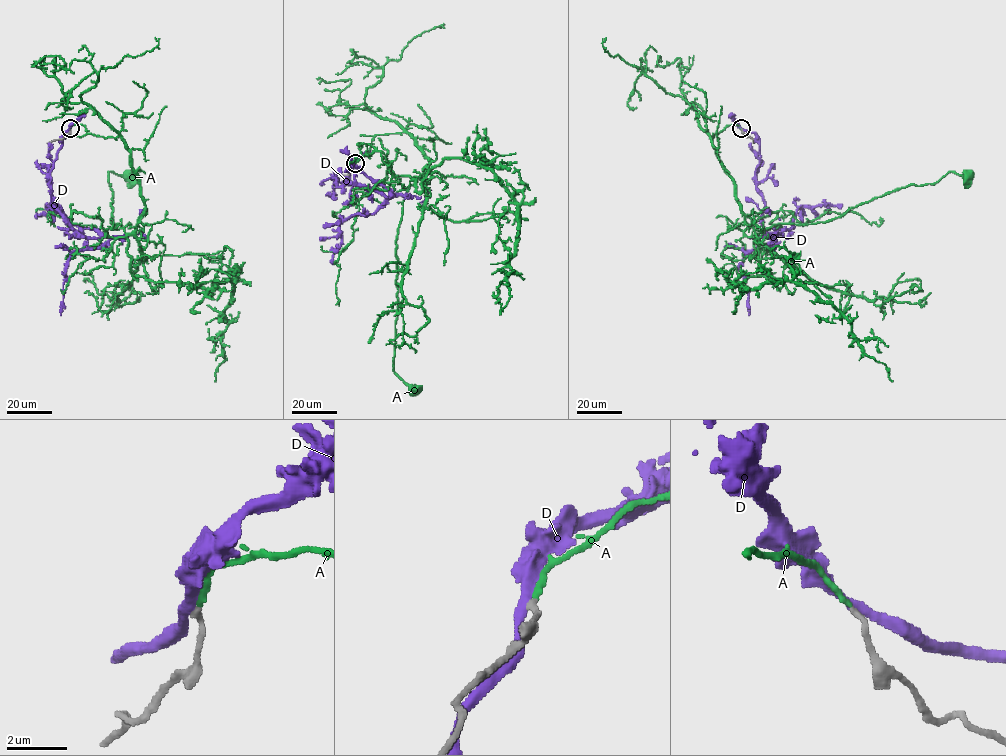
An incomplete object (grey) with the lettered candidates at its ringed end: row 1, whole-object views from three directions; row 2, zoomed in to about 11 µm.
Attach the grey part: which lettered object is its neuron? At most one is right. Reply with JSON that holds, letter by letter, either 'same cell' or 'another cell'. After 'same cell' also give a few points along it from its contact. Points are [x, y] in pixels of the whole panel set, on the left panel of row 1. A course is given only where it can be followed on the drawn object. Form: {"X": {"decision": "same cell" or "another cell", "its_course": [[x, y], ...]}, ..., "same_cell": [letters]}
{"A": {"decision": "same cell", "its_course": [[70, 128], [119, 136], [128, 149], [144, 211], [125, 233], [111, 222], [108, 172], [129, 175]]}, "D": {"decision": "another cell"}, "same_cell": ["A"]}

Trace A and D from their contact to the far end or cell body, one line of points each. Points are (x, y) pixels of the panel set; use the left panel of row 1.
A: (70, 128), (119, 136), (128, 149), (144, 211), (125, 233), (111, 222), (108, 172), (129, 175)
D: (70, 129), (49, 174), (52, 206), (83, 236), (108, 239), (69, 259), (60, 315)

